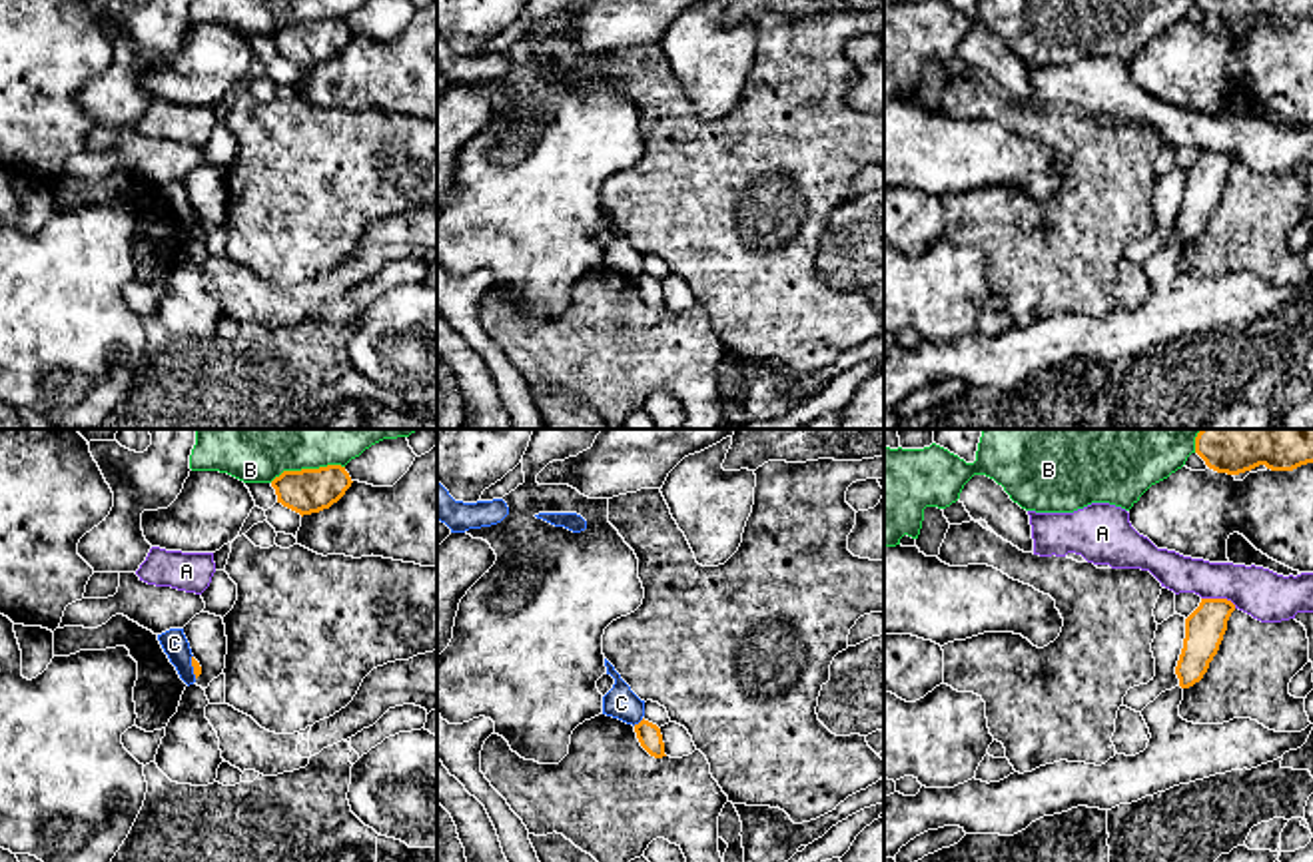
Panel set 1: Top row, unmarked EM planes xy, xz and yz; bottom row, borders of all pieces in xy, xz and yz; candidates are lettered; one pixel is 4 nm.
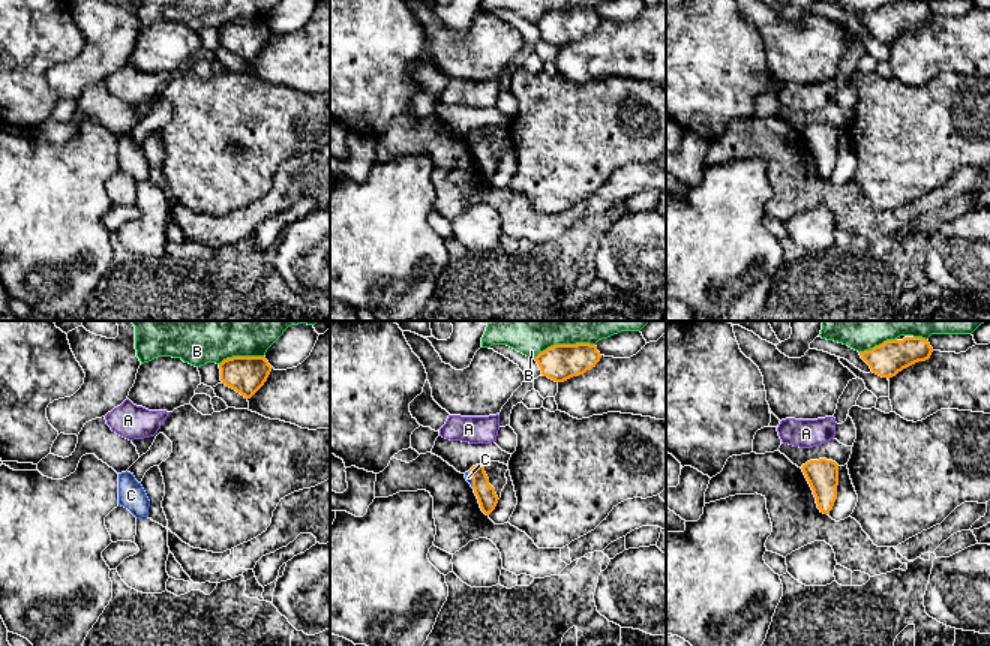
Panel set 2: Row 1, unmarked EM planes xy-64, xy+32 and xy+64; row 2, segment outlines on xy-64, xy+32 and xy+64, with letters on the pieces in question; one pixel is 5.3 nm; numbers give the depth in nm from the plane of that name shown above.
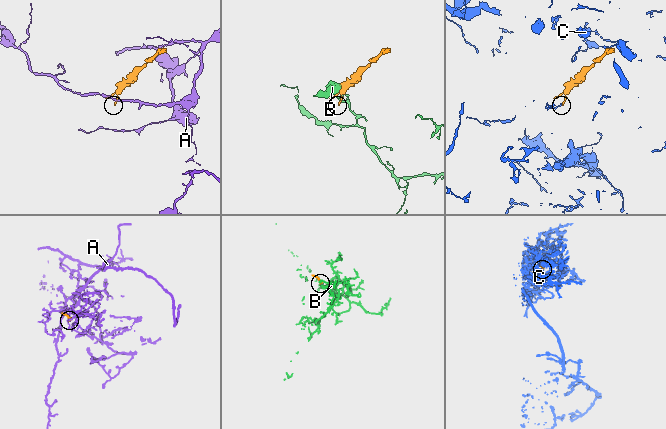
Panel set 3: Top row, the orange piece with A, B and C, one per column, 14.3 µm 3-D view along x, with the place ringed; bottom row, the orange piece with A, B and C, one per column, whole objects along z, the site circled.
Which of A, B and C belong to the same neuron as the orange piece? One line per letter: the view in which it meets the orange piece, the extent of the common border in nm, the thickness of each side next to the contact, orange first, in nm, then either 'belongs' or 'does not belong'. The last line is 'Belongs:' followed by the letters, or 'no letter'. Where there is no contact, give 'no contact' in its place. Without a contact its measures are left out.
A: meets orange in yz; contact 150 nm long; 160 nm thick on the orange side, 200 nm on the other; does not belong
B: meets orange in xy; contact 320 nm long; 180 nm thick on the orange side, 140 nm on the other; does not belong
C: meets orange in xz; contact 50 nm long; 100 nm thick on the orange side, 130 nm on the other; does not belong
Belongs: no letter

